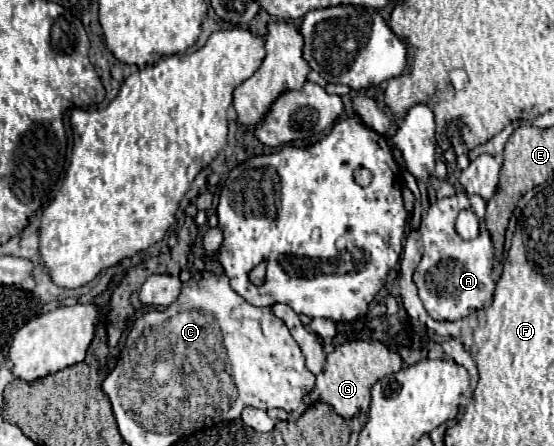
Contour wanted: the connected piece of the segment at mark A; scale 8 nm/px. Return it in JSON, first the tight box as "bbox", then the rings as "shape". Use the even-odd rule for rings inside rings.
{"bbox":[415,191,495,321],"shape":[[[457,191],[453,197],[445,197],[431,205],[421,217],[419,231],[425,253],[415,271],[415,279],[421,279],[427,289],[429,297],[423,299],[423,307],[435,321],[457,321],[475,309],[487,307],[493,299],[495,283],[491,281],[491,237],[479,237],[475,241],[461,239],[455,231],[455,217],[463,209],[469,209],[469,197],[465,191]]]}

